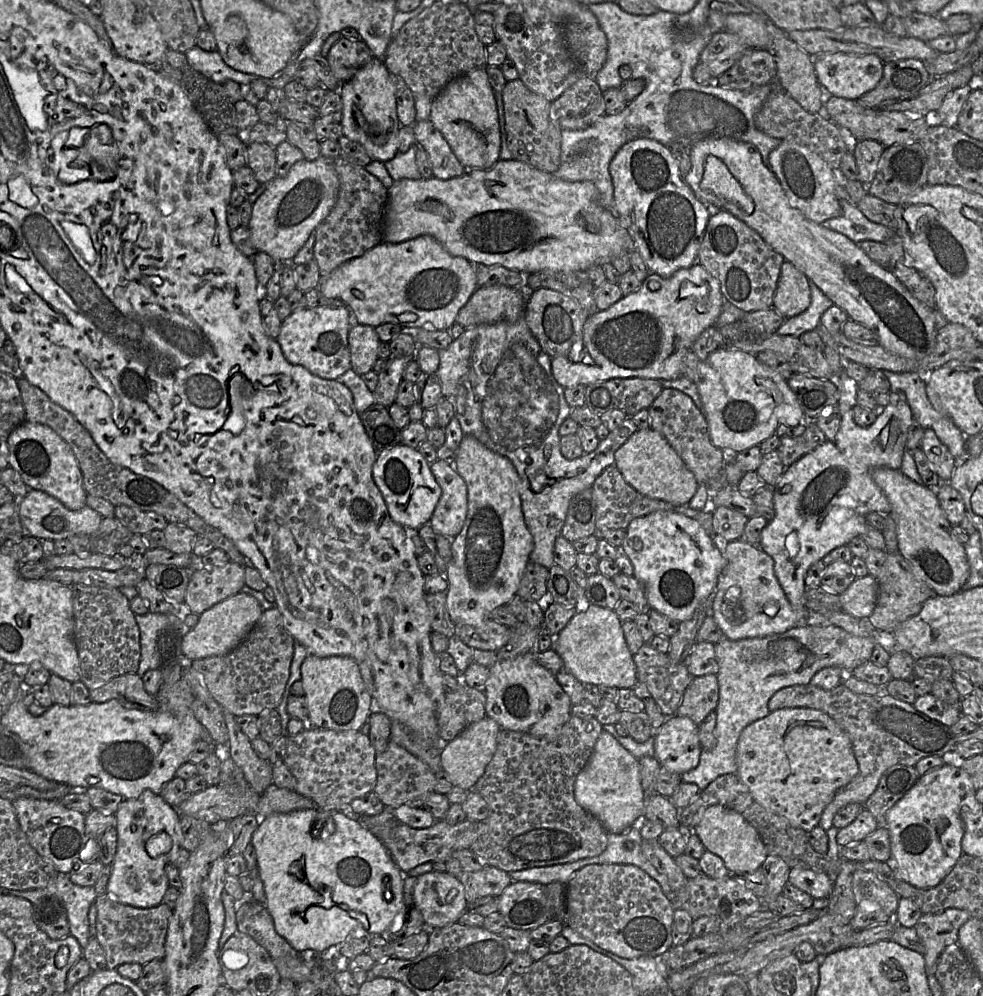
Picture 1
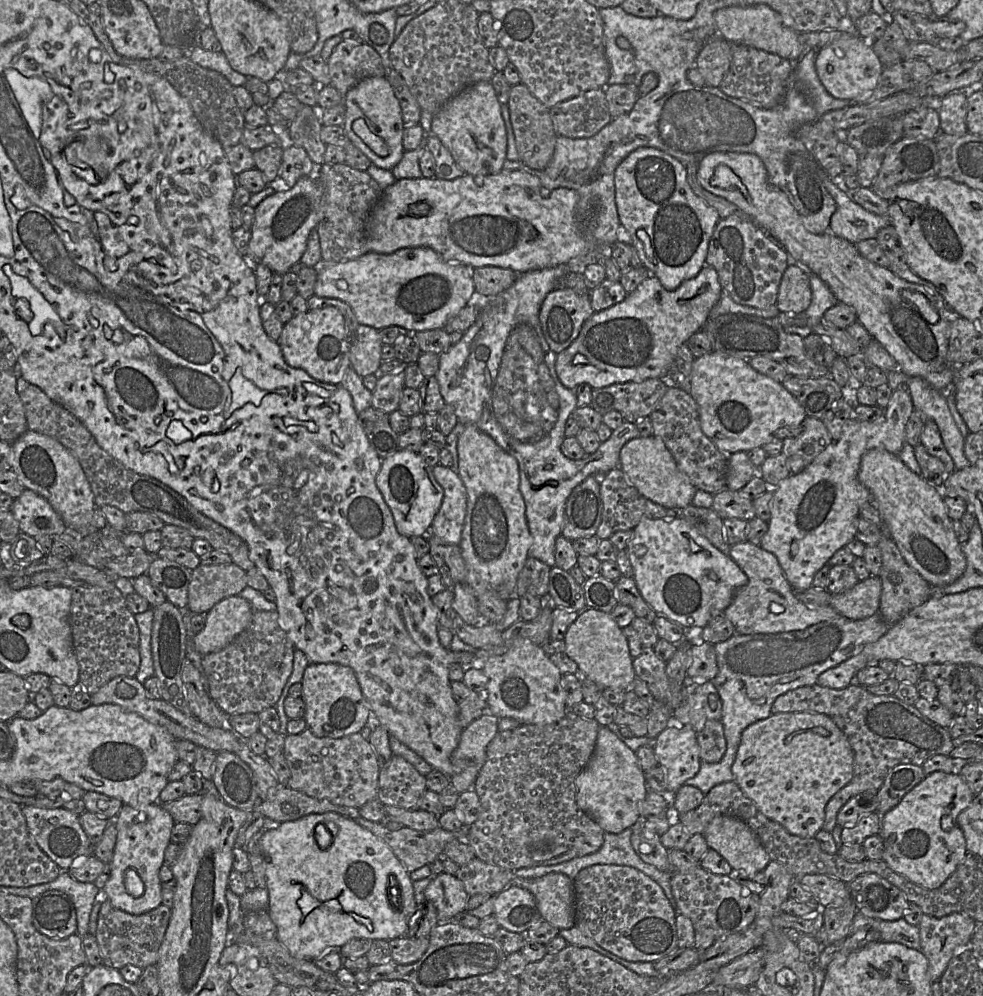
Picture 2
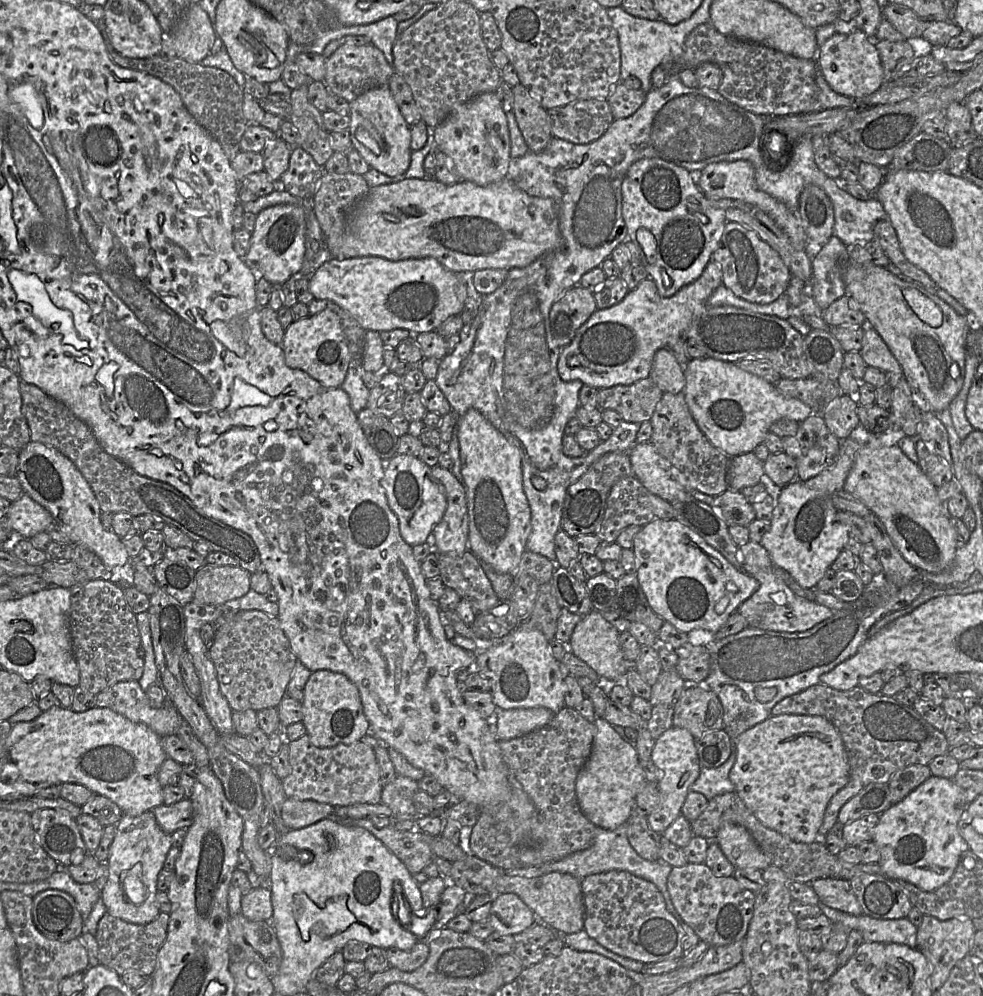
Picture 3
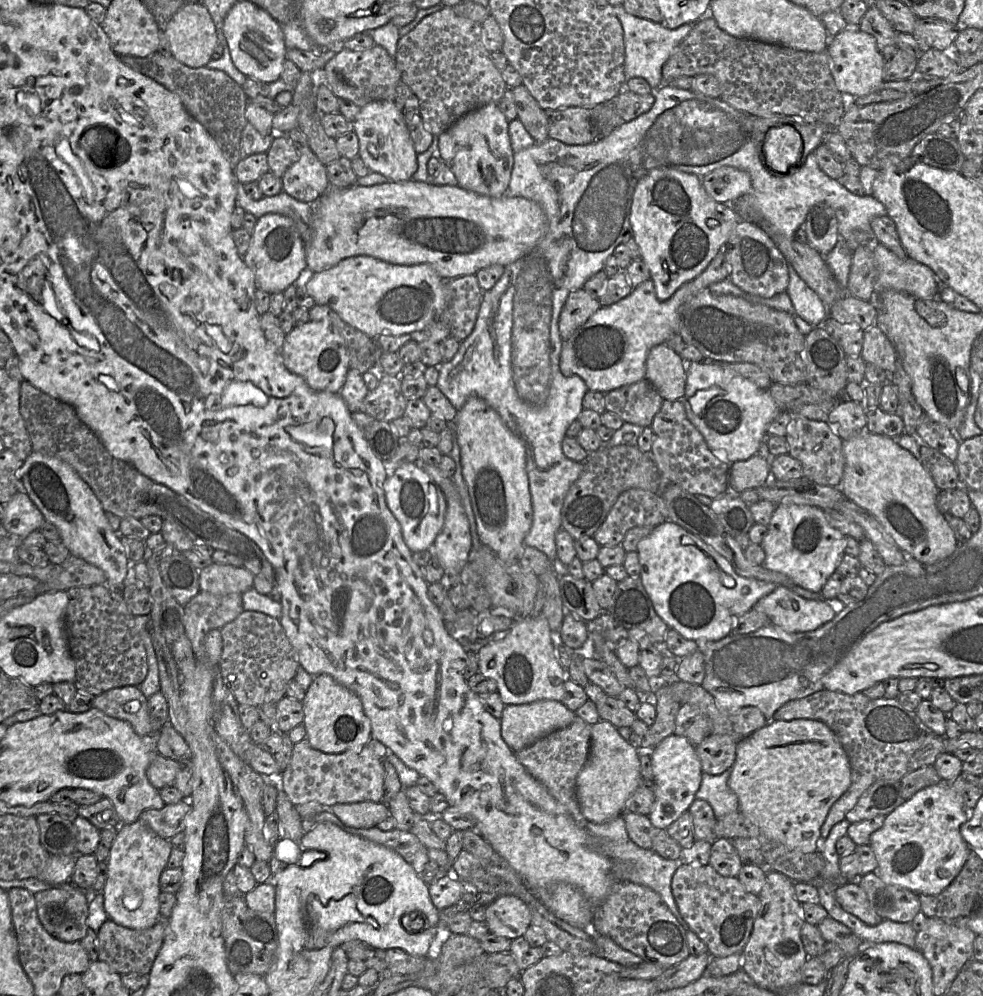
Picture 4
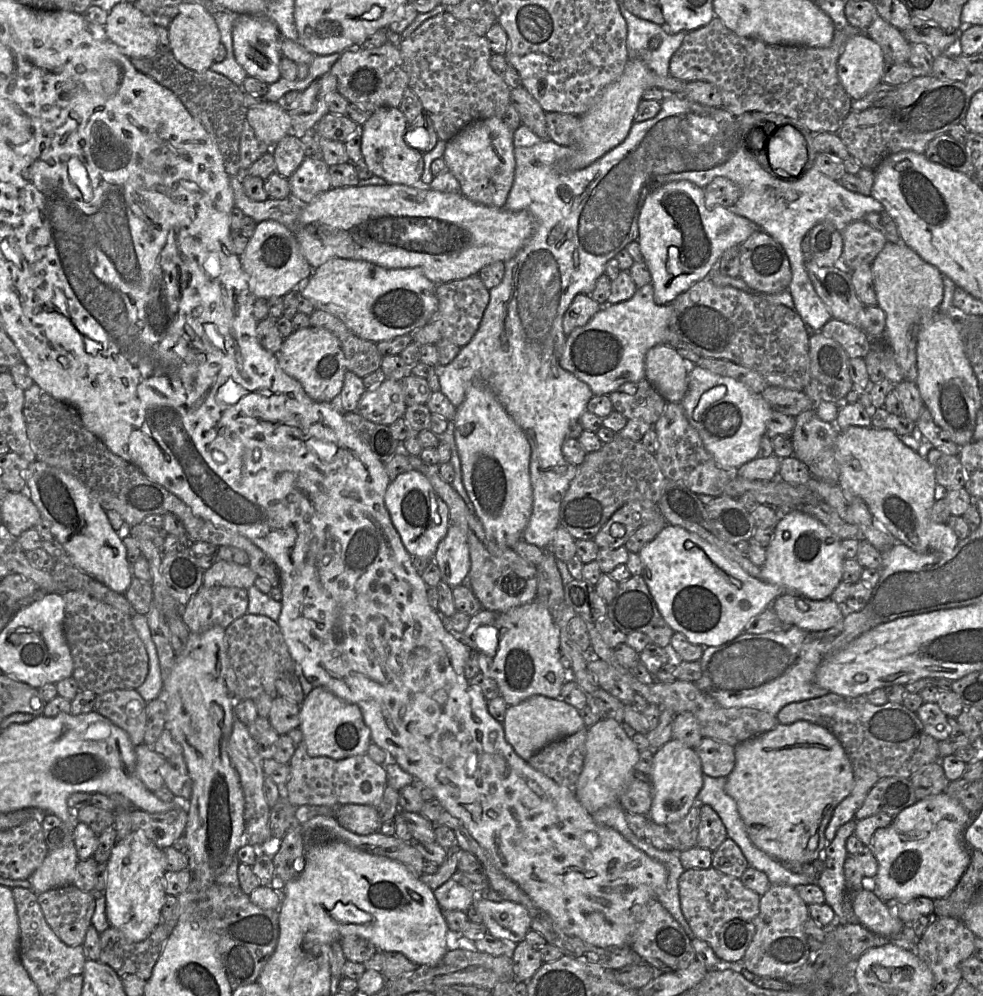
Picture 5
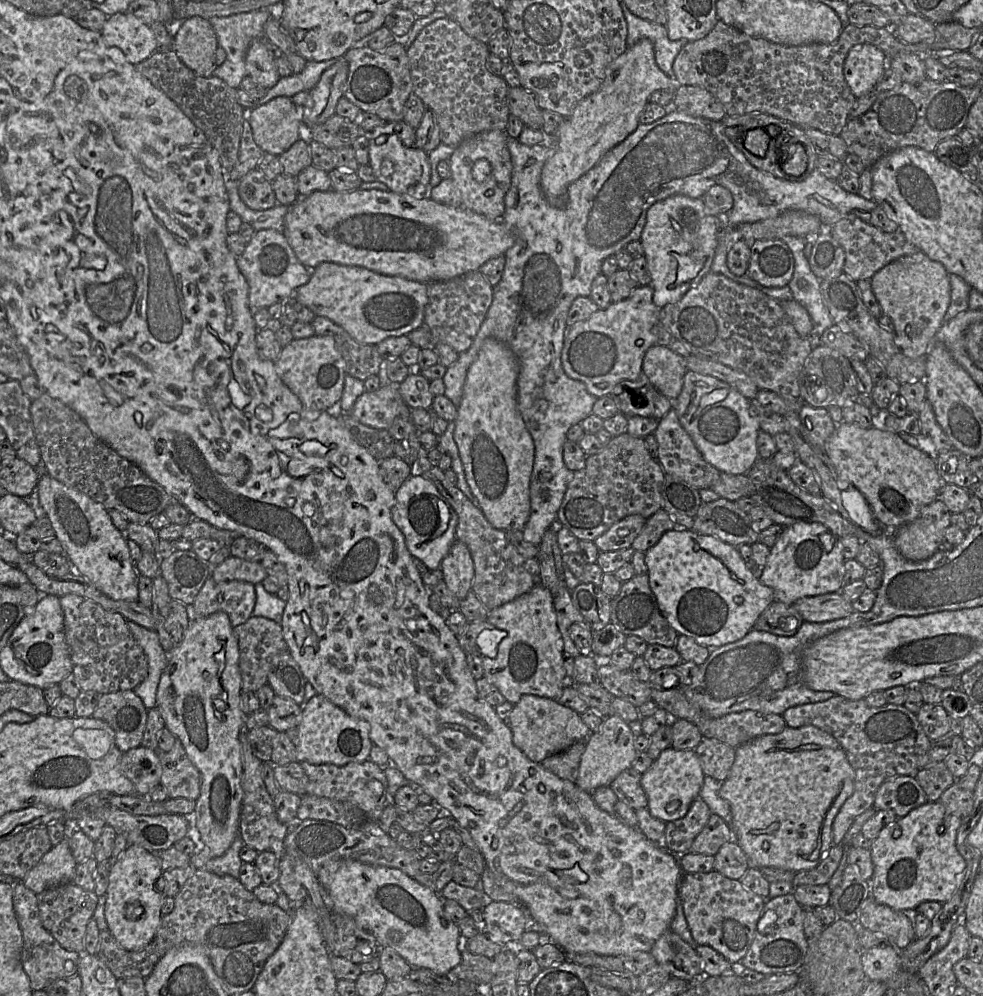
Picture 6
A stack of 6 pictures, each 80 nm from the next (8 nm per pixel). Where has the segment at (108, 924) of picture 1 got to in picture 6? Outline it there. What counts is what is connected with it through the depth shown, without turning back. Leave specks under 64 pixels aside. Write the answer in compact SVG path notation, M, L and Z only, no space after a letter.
M108 929L100 931L97 956L117 979L132 976L146 979L160 960L154 940L143 950L128 951L120 946Z

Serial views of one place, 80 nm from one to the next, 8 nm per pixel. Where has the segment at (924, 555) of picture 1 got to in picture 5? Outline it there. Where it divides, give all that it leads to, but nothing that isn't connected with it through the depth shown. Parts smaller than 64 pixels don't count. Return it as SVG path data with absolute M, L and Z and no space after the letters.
M851 426L840 431L836 439L836 461L839 466L839 487L845 499L861 498L872 516L890 532L896 541L915 552L928 554L950 552L960 541L946 523L936 523L930 517L935 502L936 479L933 467L918 452L907 447L891 430Z

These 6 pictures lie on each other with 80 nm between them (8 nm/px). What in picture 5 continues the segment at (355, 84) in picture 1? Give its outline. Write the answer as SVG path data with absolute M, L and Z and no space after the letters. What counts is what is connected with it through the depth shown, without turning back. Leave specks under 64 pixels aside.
M383 107L371 113L360 127L363 161L370 172L388 184L413 186L424 171L423 153L411 148L405 141L408 124L398 108Z

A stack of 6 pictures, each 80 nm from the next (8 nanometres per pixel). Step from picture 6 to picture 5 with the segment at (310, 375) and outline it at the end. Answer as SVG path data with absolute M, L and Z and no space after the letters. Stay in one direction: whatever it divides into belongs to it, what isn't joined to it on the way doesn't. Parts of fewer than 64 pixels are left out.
M307 327L294 331L276 354L279 365L300 382L307 395L317 402L337 403L347 371L346 358L339 339L320 327Z

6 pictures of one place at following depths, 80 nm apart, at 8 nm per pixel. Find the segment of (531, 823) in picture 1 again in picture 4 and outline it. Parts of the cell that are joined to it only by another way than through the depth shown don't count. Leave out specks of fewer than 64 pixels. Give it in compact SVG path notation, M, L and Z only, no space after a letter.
M579 716L567 727L555 730L533 744L515 752L518 761L527 772L546 787L549 793L573 816L578 825L587 826L576 799L577 776L584 767L590 752L591 727Z

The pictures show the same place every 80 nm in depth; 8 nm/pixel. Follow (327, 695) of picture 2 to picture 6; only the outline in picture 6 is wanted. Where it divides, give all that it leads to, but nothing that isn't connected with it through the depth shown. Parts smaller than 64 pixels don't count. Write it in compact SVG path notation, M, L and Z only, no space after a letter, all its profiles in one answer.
M316 694L302 708L298 724L297 761L311 764L345 766L351 762L369 759L373 746L370 726L361 719L349 715L342 708L321 694Z

